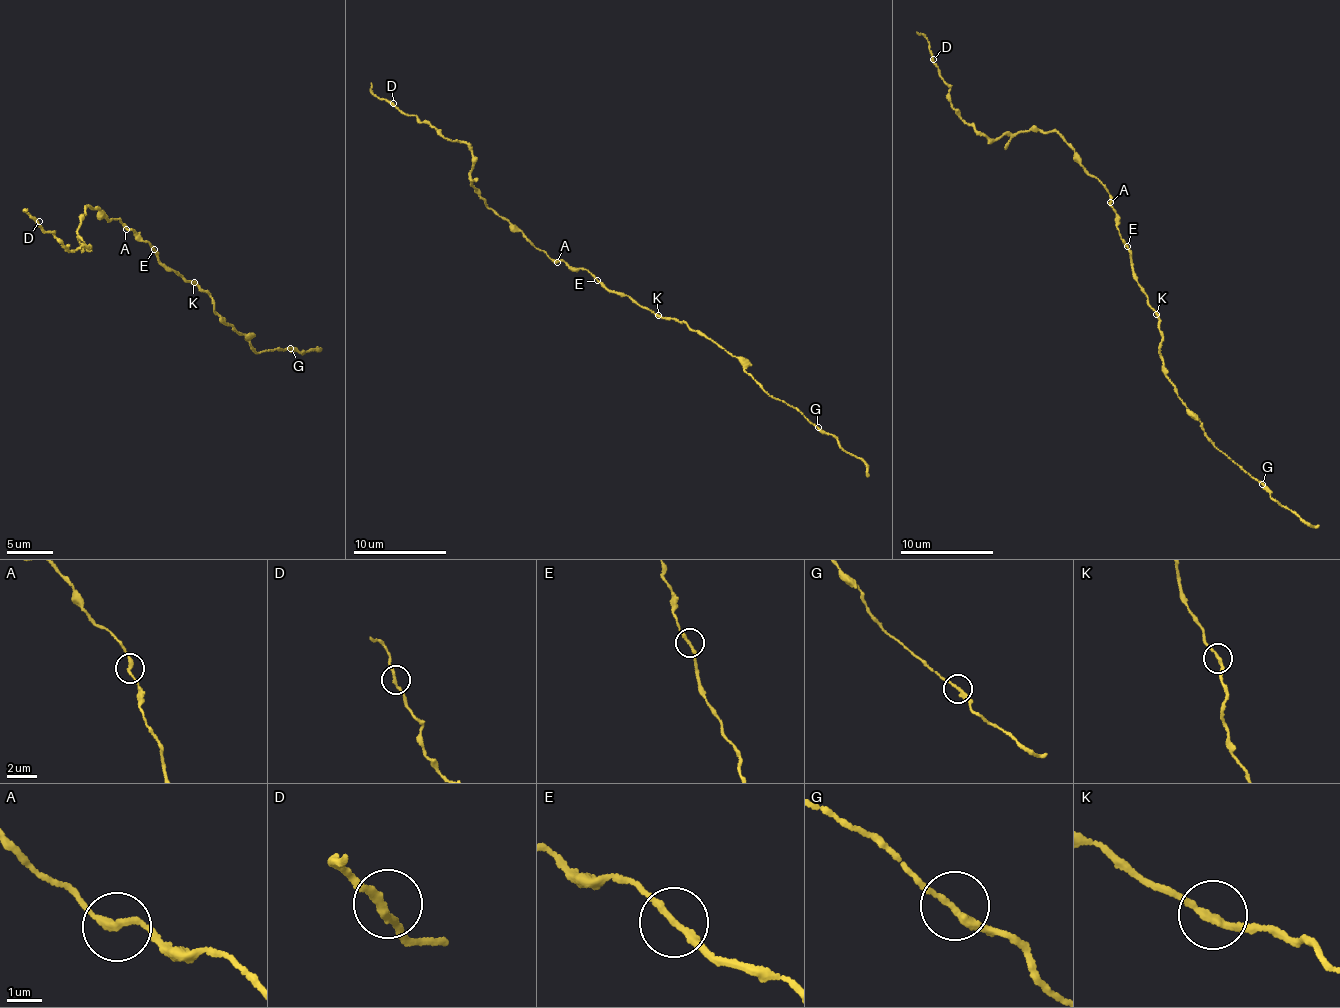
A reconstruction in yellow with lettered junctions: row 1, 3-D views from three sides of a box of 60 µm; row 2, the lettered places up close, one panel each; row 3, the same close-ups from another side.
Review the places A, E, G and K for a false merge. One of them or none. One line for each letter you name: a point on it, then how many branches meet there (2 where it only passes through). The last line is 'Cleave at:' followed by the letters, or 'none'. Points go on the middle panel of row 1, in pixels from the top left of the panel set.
Cleave at: none

